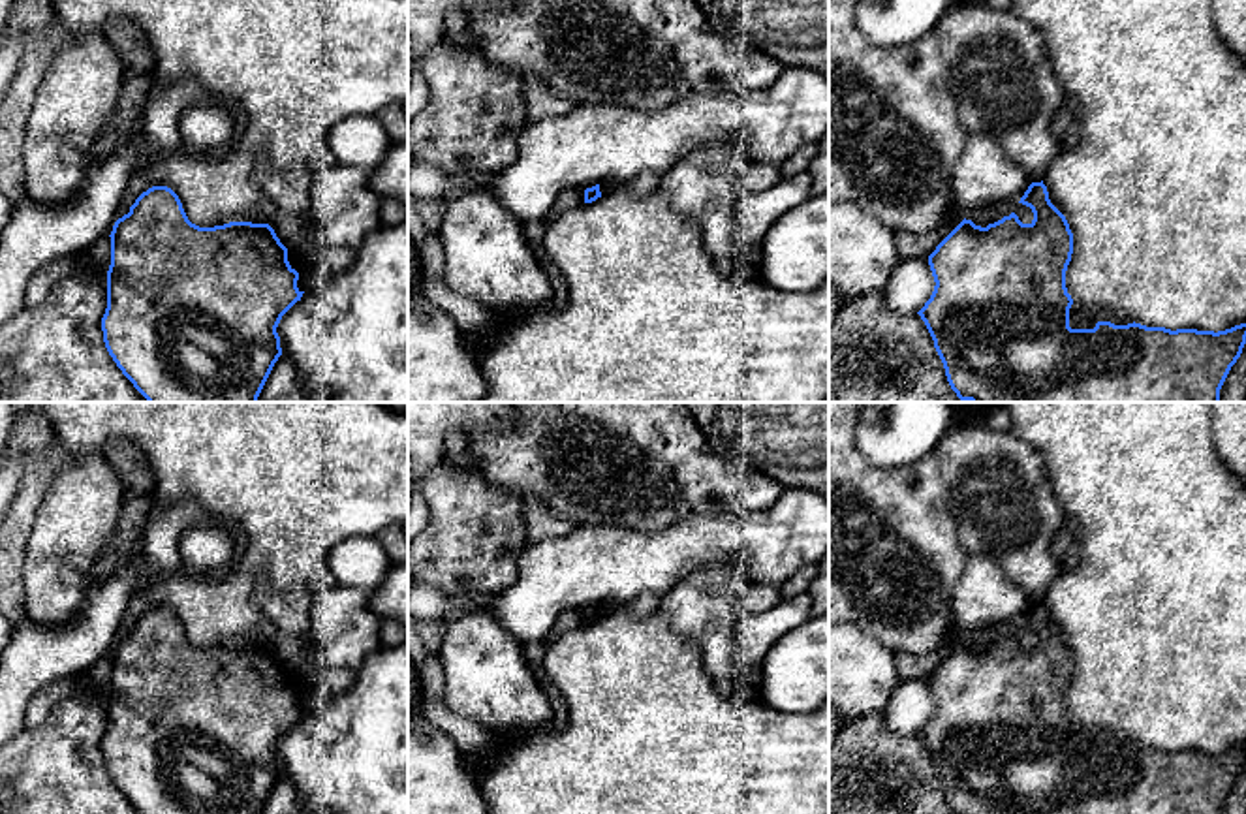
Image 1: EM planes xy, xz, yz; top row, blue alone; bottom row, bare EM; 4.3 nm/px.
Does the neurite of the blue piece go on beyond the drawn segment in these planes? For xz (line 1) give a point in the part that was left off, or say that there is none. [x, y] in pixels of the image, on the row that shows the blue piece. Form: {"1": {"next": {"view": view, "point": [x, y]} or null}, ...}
{"1": {"next": null}}

